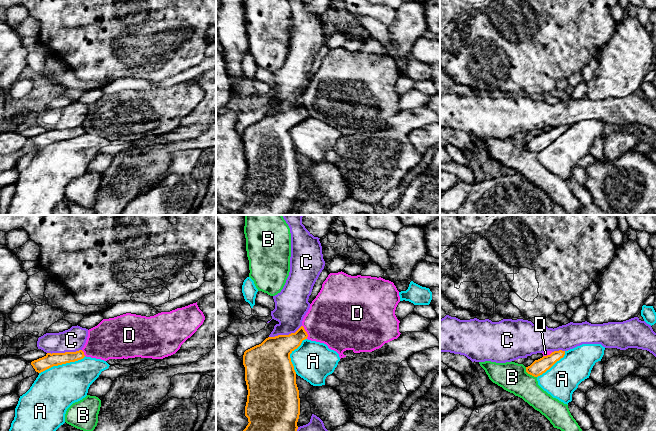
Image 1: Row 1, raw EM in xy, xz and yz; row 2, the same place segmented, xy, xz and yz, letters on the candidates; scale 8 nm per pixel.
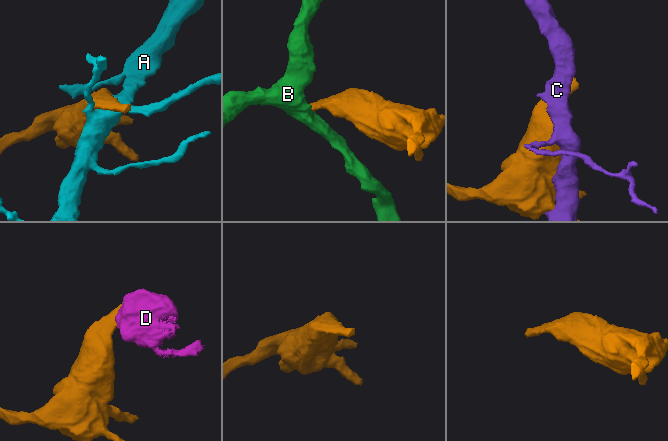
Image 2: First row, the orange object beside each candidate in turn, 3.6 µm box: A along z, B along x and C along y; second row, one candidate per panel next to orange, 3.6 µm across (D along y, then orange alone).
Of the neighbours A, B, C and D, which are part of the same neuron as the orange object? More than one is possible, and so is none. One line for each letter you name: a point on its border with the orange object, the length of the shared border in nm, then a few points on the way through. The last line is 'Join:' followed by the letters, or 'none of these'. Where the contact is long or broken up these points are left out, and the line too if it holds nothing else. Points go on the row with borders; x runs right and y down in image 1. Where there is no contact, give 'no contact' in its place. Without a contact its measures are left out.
Join: none of these

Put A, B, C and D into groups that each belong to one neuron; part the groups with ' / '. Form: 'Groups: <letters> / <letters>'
Groups: A / B / C / D

